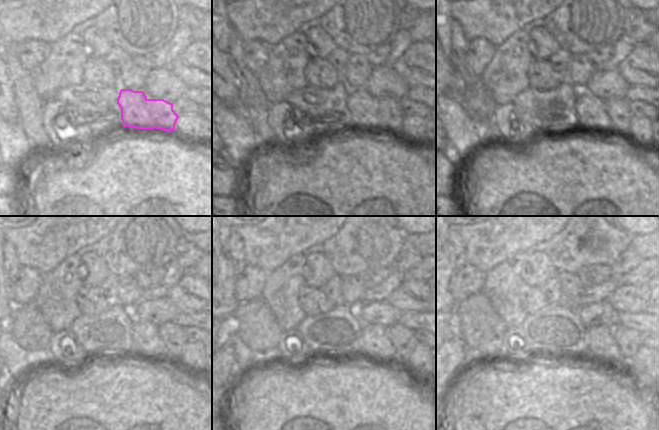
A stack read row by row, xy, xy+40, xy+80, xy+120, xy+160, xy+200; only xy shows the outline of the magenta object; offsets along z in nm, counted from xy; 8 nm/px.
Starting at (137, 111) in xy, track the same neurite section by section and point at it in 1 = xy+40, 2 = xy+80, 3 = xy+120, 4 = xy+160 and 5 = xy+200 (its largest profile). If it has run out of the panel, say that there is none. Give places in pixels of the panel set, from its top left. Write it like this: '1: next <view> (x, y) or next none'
1: next xy+40 (367, 112)
2: next xy+80 (613, 116)
3: next xy+120 (166, 341)
4: next xy+160 (396, 342)
5: next xy+200 (620, 344)

